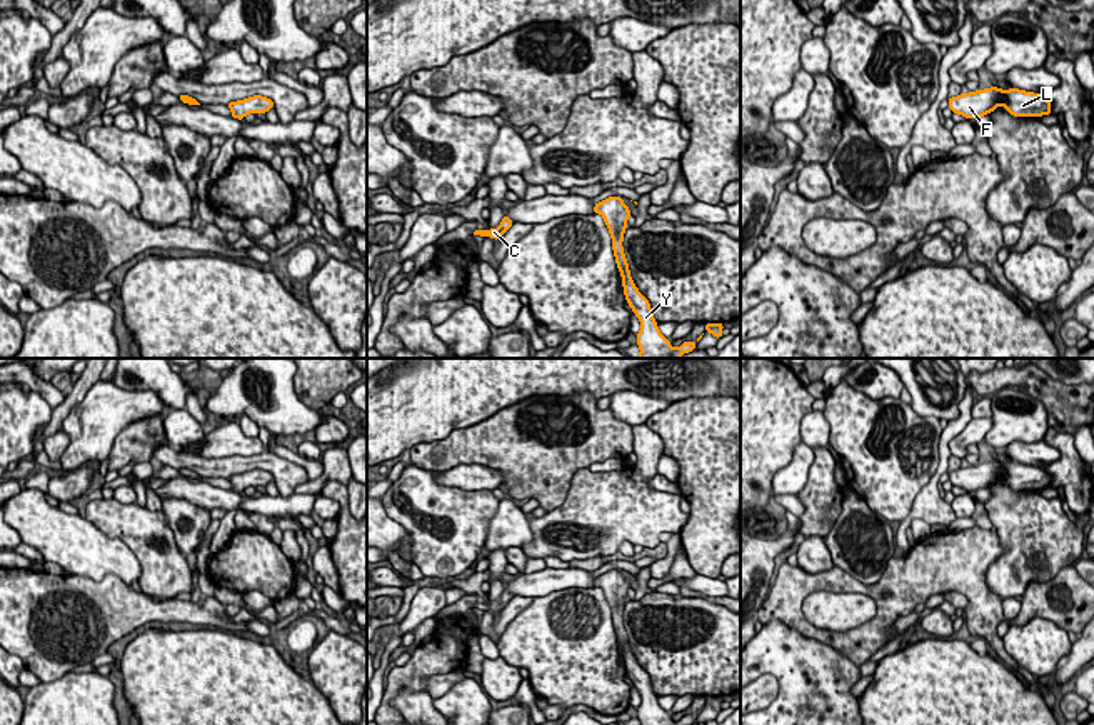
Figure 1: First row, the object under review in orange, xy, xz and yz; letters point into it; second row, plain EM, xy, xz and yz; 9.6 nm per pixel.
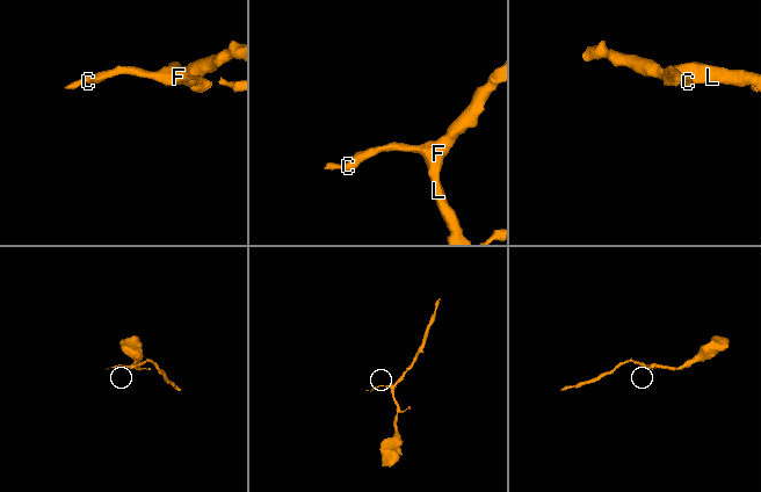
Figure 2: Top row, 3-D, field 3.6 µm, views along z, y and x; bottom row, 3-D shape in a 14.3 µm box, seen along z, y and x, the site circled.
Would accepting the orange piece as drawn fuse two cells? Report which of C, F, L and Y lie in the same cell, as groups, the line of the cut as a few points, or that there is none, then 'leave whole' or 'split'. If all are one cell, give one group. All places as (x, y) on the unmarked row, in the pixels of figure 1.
groups C F L Y; cut none; leave whole

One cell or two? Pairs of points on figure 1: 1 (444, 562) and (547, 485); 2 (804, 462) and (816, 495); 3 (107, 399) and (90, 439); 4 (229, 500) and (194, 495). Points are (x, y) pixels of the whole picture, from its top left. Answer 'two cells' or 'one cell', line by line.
1: two cells
2: two cells
3: one cell
4: one cell

